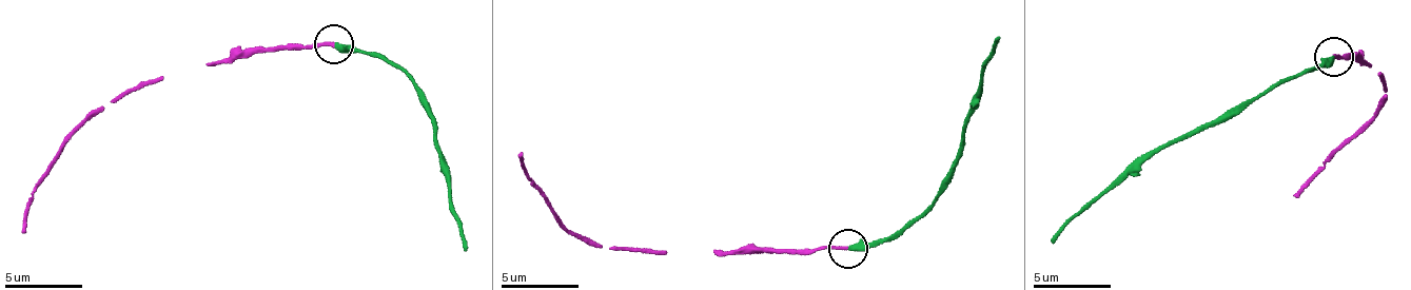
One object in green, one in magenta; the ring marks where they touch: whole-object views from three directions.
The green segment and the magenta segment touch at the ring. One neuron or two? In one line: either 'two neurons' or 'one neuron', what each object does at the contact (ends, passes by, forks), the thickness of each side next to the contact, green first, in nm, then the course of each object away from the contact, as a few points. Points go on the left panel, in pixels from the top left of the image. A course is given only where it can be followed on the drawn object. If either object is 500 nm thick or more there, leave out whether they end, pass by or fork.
one neuron | green ends | magenta ends | 400/220 nm | green via (333, 44), (376, 51), (396, 63), (416, 91), (432, 124), (465, 250) | magenta via (333, 44), (235, 49), (216, 63), (140, 80), (93, 111), (65, 136), (49, 175), (35, 188), (25, 232)

